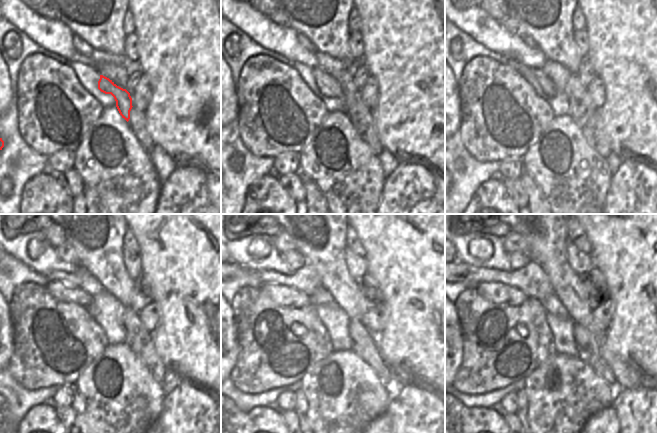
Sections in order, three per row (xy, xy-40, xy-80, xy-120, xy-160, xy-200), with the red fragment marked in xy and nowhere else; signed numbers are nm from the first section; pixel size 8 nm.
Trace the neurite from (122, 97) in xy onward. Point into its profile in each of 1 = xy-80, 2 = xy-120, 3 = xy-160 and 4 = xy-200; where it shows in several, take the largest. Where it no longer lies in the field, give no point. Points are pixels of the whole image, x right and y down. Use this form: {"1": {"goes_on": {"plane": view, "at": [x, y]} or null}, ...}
{"1": {"goes_on": {"plane": "xy-80", "at": [548, 87]}}, "2": {"goes_on": {"plane": "xy-120", "at": [74, 295]}}, "3": {"goes_on": {"plane": "xy-160", "at": [281, 295]}}, "4": {"goes_on": {"plane": "xy-200", "at": [494, 292]}}}

